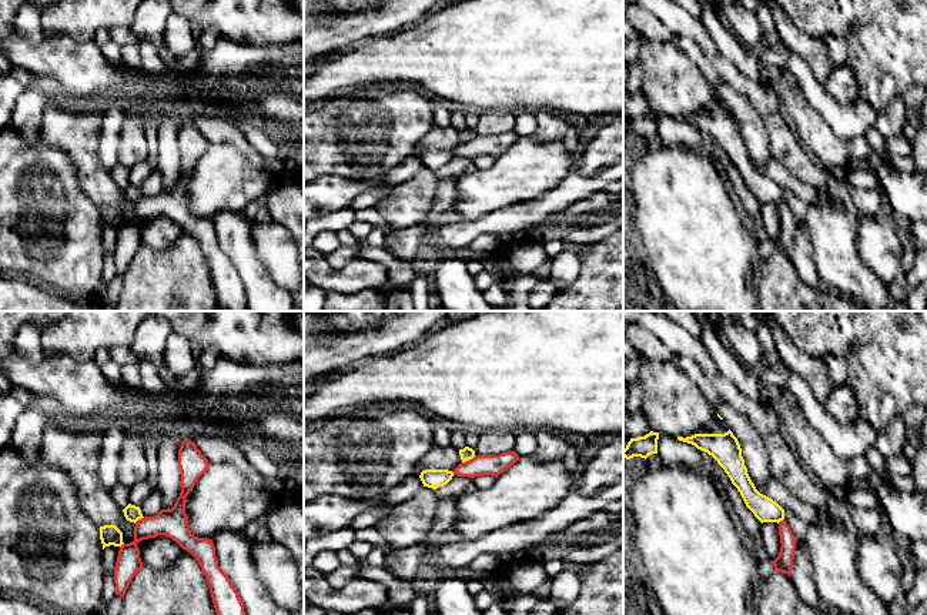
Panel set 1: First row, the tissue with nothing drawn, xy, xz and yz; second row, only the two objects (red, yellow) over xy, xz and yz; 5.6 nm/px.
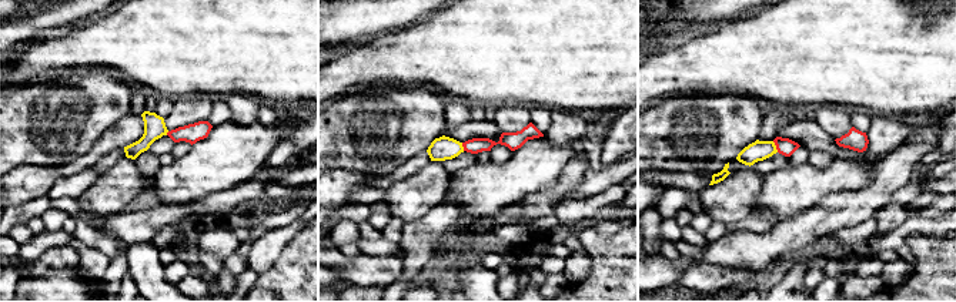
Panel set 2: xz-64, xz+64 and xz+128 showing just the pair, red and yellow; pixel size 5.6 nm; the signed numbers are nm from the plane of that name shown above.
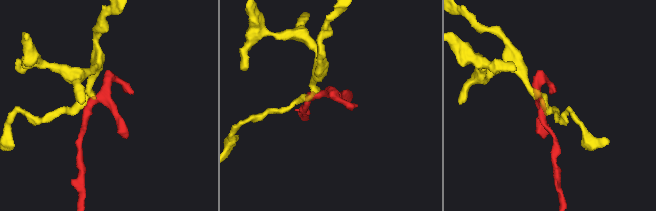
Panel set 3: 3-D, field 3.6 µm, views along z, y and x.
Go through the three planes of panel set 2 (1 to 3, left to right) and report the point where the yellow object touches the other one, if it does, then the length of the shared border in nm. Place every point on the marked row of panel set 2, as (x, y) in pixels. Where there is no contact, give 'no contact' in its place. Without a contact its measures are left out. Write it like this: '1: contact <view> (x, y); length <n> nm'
1: contact xz-64 (167, 133); length 30 nm
2: contact xz+64 (463, 146); length 50 nm
3: contact xz+128 (776, 147); length 70 nm

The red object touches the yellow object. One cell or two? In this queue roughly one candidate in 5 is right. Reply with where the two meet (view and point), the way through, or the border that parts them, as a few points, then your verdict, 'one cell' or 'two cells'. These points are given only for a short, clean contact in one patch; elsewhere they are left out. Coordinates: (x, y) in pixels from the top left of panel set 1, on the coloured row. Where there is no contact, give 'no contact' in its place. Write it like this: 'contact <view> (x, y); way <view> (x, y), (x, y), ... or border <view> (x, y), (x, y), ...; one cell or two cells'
contact xz (469, 460); border xz (475, 455), (462, 463); two cells

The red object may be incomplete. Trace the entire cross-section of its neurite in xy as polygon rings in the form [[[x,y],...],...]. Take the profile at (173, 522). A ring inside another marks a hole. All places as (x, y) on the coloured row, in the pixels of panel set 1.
[[[183,441],[178,449],[178,467],[181,492],[174,507],[161,509],[154,517],[138,519],[134,527],[134,541],[120,547],[114,568],[116,595],[124,598],[134,575],[144,569],[137,544],[143,539],[165,535],[198,561],[210,585],[217,615],[245,615],[238,592],[218,566],[212,539],[194,537],[185,514],[185,498],[198,478],[208,469],[210,462],[193,441]]]

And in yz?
[[[784,519],[779,522],[779,535],[782,547],[779,556],[772,561],[772,564],[774,565],[774,571],[787,574],[790,576],[797,541],[794,539],[792,529]]]

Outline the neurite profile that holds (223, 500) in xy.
[[[210,464],[208,469],[198,478],[194,488],[185,498],[185,514],[188,517],[190,531],[194,537],[212,539],[221,531],[244,532],[252,521],[261,521],[272,504],[281,499],[277,485],[261,479],[261,487],[254,487],[234,465]]]

